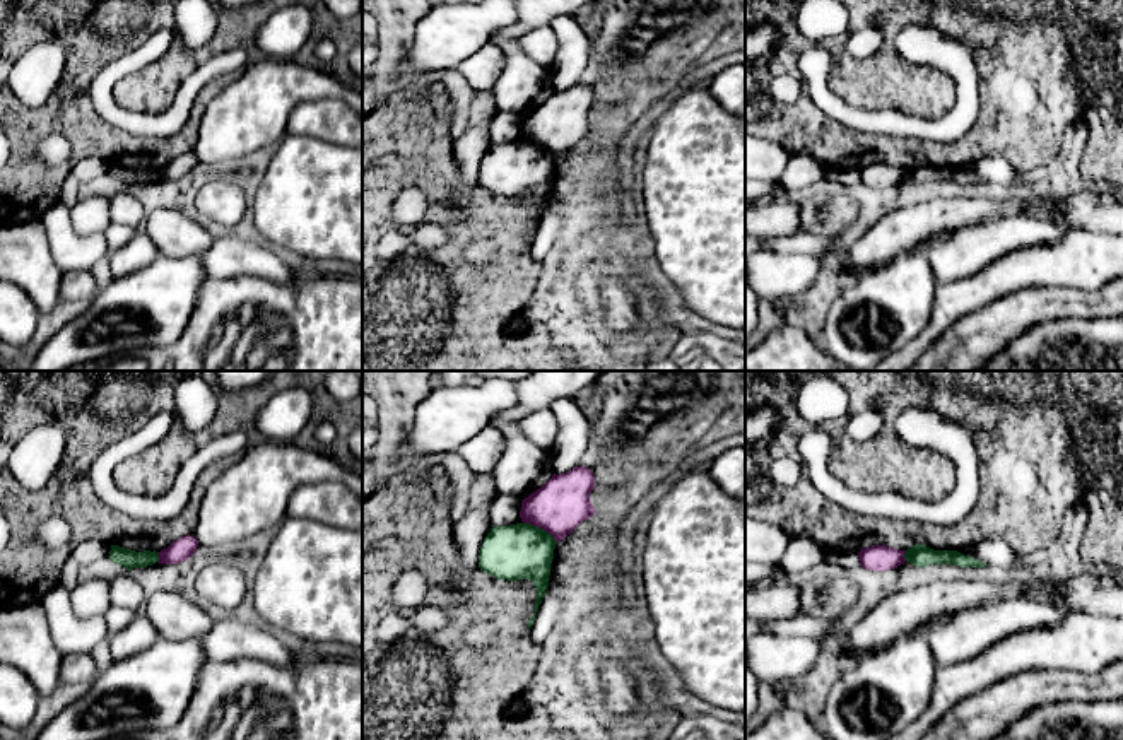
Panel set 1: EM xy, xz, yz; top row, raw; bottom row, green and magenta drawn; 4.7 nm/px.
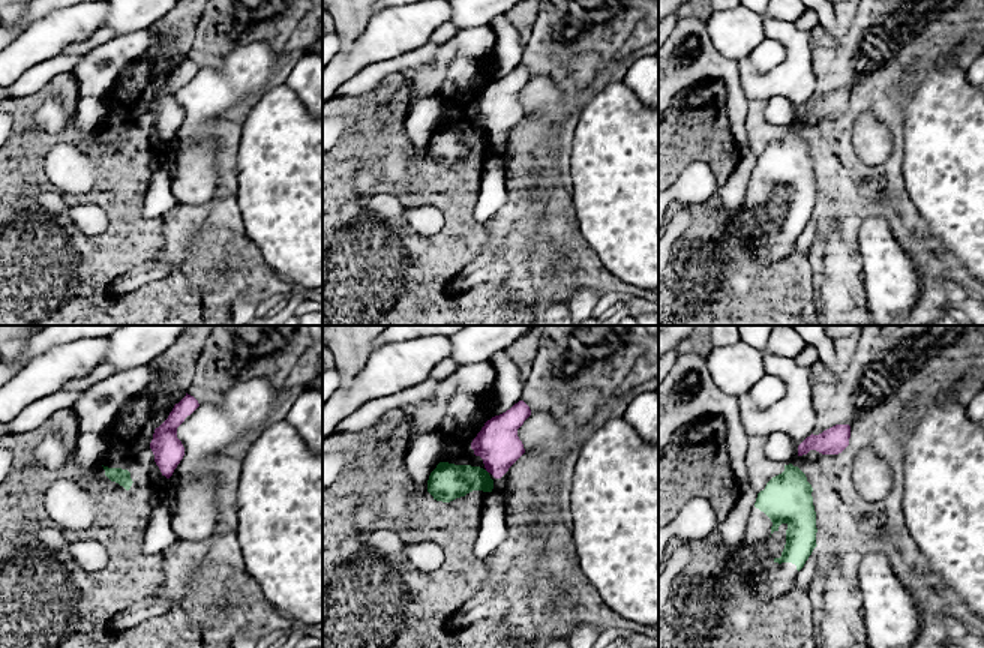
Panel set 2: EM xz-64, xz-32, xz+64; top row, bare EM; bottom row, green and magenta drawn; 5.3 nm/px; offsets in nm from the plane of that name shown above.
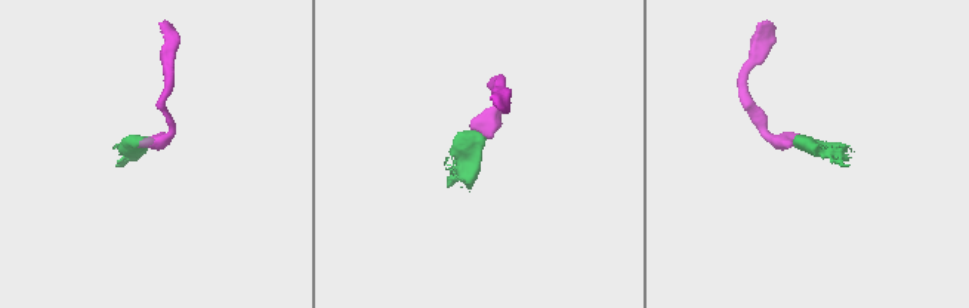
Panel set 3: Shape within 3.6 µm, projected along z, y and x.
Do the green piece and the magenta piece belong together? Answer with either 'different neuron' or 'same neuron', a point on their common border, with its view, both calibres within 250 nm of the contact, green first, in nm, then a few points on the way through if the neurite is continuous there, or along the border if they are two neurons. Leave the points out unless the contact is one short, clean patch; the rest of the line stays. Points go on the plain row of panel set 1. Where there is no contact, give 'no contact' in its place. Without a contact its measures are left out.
different neuron; contact xz (540, 146); calibres 260 and 240 nm; border xz (523, 139), (544, 146), (556, 159)

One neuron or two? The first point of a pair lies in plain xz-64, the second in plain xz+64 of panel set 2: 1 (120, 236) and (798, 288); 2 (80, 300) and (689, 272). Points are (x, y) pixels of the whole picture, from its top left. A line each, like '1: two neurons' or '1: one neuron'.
1: one neuron
2: one neuron

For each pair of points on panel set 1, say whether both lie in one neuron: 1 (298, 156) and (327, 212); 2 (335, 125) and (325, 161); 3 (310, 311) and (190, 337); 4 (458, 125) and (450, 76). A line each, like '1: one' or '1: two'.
1: one
2: two
3: one
4: one

